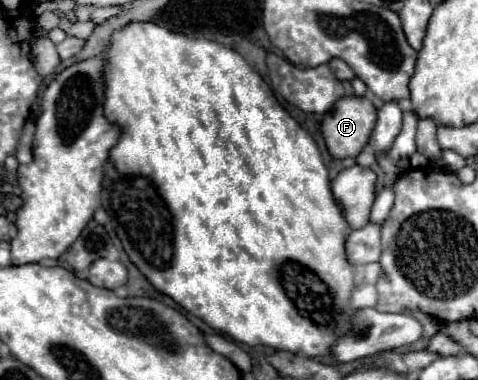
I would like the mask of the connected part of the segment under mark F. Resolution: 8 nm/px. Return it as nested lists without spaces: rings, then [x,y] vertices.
[[[343,96],[325,114],[321,134],[333,158],[357,158],[375,126],[377,110],[363,96]]]

